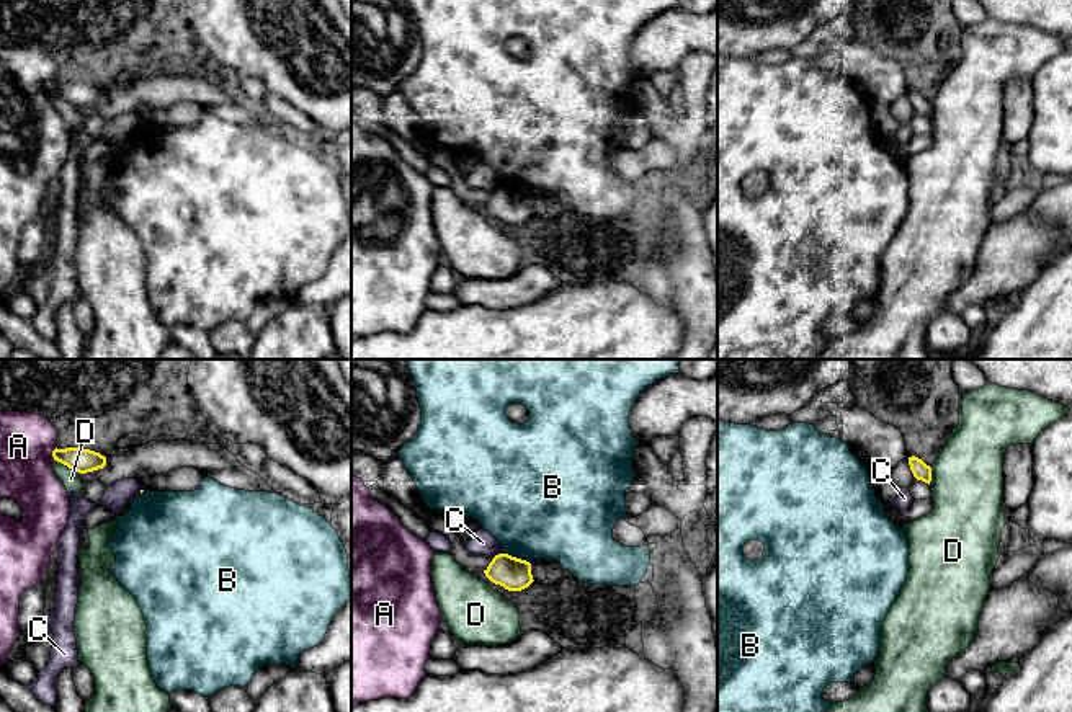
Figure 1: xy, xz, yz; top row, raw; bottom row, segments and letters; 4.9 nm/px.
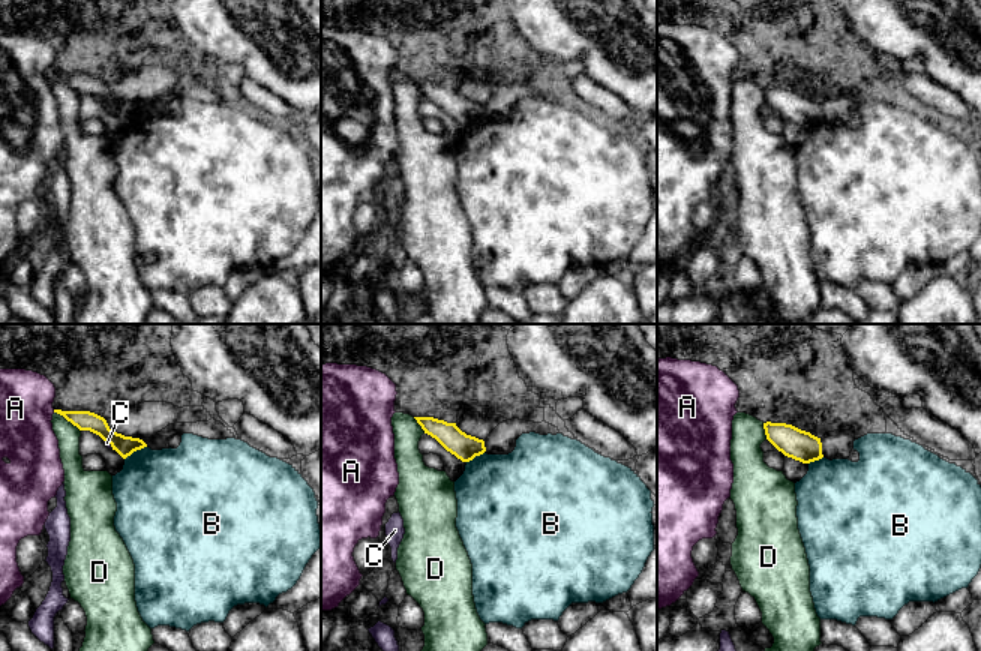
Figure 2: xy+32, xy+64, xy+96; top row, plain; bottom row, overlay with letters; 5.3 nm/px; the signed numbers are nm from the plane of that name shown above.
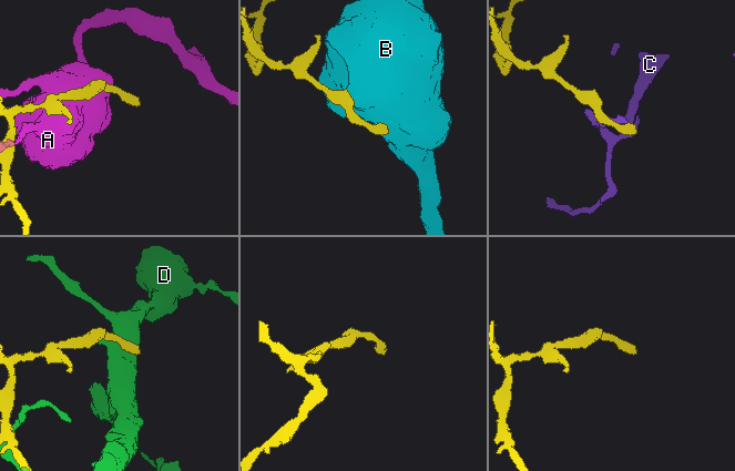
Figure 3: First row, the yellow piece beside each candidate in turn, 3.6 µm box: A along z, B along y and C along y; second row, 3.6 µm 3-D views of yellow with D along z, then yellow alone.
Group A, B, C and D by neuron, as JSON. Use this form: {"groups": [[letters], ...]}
{"groups": [["A"], ["B"], ["C"], ["D"]]}

